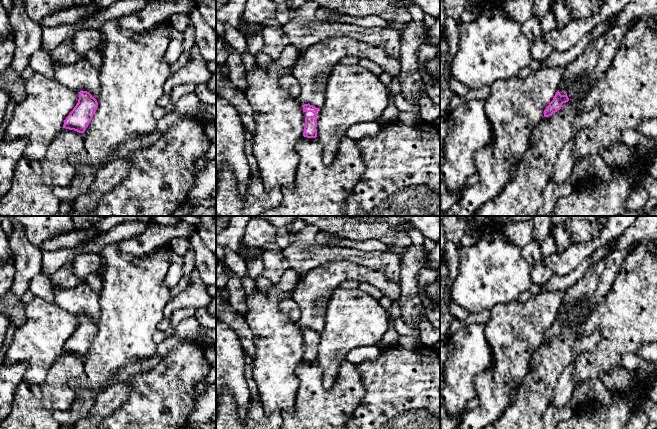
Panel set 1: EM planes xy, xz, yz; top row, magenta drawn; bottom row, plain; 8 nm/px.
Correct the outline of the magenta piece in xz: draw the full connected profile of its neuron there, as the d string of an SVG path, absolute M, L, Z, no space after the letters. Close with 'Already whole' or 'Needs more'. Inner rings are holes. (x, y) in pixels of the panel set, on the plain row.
M304 328L303 339L305 341L305 351L303 360L307 362L317 361L317 345L320 341L320 333L310 328Z. Needs more

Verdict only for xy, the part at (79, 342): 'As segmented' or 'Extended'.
As segmented

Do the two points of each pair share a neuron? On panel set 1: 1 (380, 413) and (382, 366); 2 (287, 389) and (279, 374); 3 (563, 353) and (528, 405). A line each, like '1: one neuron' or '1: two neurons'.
1: one neuron
2: one neuron
3: one neuron

